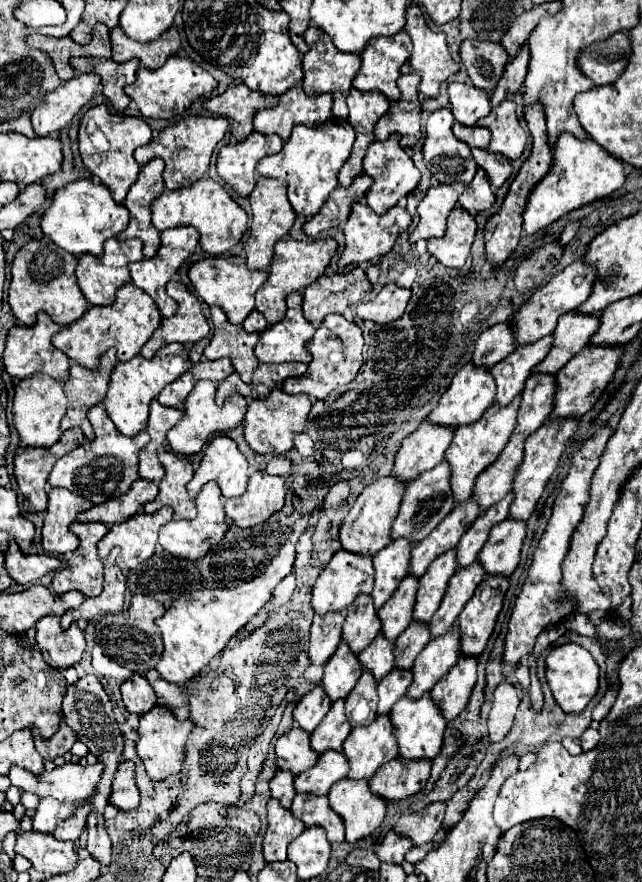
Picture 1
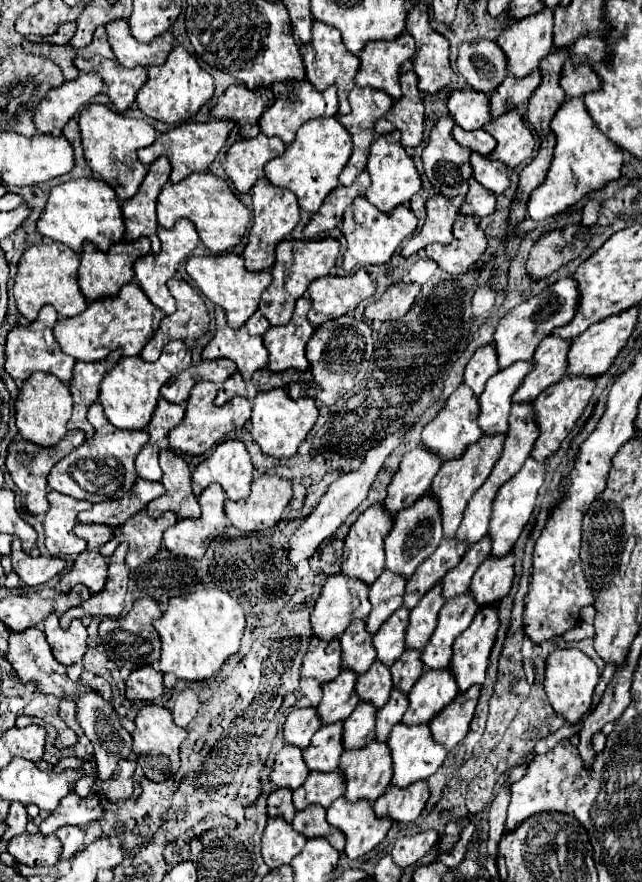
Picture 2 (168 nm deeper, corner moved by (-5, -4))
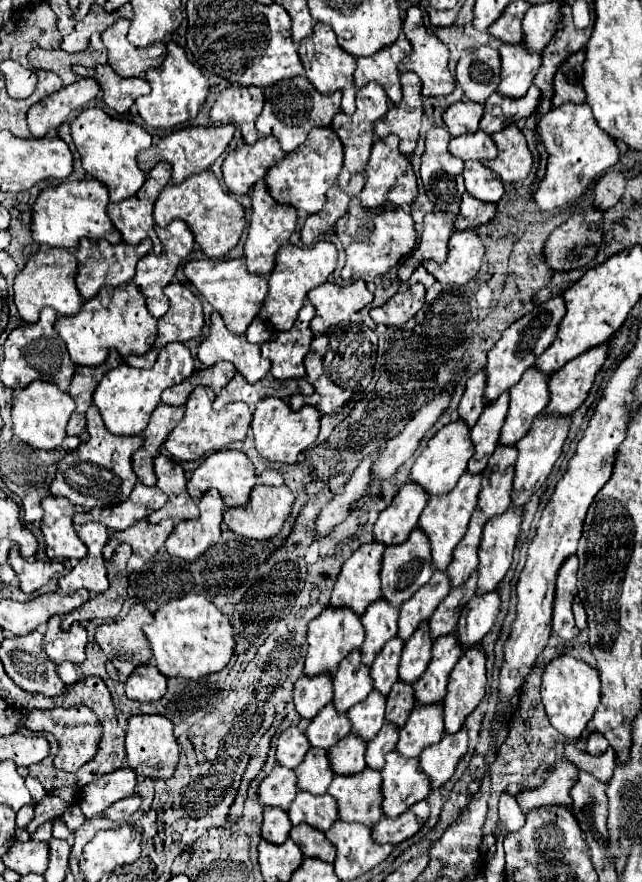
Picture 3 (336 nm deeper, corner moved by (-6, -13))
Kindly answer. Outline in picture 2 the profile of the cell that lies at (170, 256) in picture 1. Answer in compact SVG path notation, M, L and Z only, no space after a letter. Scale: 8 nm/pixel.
M181 220L181 222L177 222L177 226L173 226L173 230L165 230L165 228L159 226L159 228L157 228L157 236L159 236L159 240L161 240L161 252L159 252L159 254L145 254L145 256L137 258L133 268L135 268L135 276L137 276L137 280L139 280L139 286L143 288L143 292L147 294L147 298L149 298L159 310L163 310L165 314L173 314L173 310L175 310L175 300L171 298L171 294L169 294L169 290L167 290L165 284L167 284L169 278L173 278L173 274L177 272L179 264L181 264L183 260L187 260L189 254L195 250L195 246L199 244L199 234L197 234L193 222Z

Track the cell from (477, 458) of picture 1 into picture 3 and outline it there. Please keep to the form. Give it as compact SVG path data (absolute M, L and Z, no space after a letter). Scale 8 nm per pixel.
M464 473L458 481L458 485L444 493L444 495L432 495L428 499L428 505L424 507L422 515L420 515L420 521L418 521L418 527L422 527L428 535L430 535L430 543L432 543L432 563L434 563L434 569L446 569L450 565L450 559L452 559L452 551L454 547L460 543L462 535L466 533L466 527L468 527L468 521L470 521L470 515L474 511L474 507L478 505L478 493L482 489L482 473Z

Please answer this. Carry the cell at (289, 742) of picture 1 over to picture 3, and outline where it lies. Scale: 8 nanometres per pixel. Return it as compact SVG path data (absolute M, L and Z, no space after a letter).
M276 765L274 771L260 783L260 803L288 811L298 793L298 777L292 769Z

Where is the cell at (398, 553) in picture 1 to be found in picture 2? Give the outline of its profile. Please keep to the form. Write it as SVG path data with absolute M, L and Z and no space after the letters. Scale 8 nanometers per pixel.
M383 570L383 574L375 580L375 584L369 586L369 602L371 602L371 614L367 618L367 630L375 634L379 626L397 610L403 606L403 594L405 594L405 578L391 574L389 570Z

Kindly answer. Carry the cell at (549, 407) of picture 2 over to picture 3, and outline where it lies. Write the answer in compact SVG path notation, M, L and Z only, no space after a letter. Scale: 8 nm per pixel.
M540 413L530 431L516 443L518 449L518 459L516 459L516 475L514 475L514 491L512 491L512 503L514 505L526 505L530 501L530 495L546 481L550 475L554 463L558 461L562 453L562 445L568 437L570 431L570 419L568 417L556 417L556 415L546 415Z

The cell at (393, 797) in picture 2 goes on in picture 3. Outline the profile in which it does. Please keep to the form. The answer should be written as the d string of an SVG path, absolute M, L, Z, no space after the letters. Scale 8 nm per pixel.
M418 801L406 813L398 815L396 819L384 817L380 823L376 823L372 829L372 837L376 843L396 845L412 837L414 833L418 833L418 829L426 823L426 819L428 819L428 803Z

